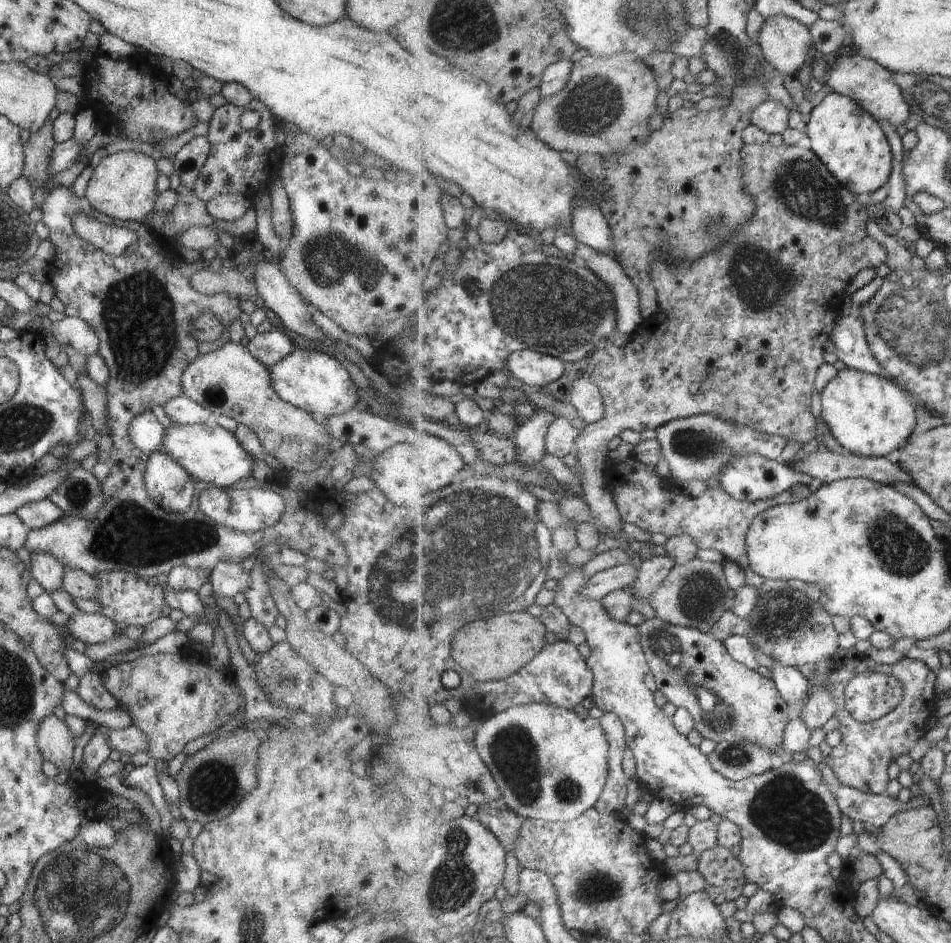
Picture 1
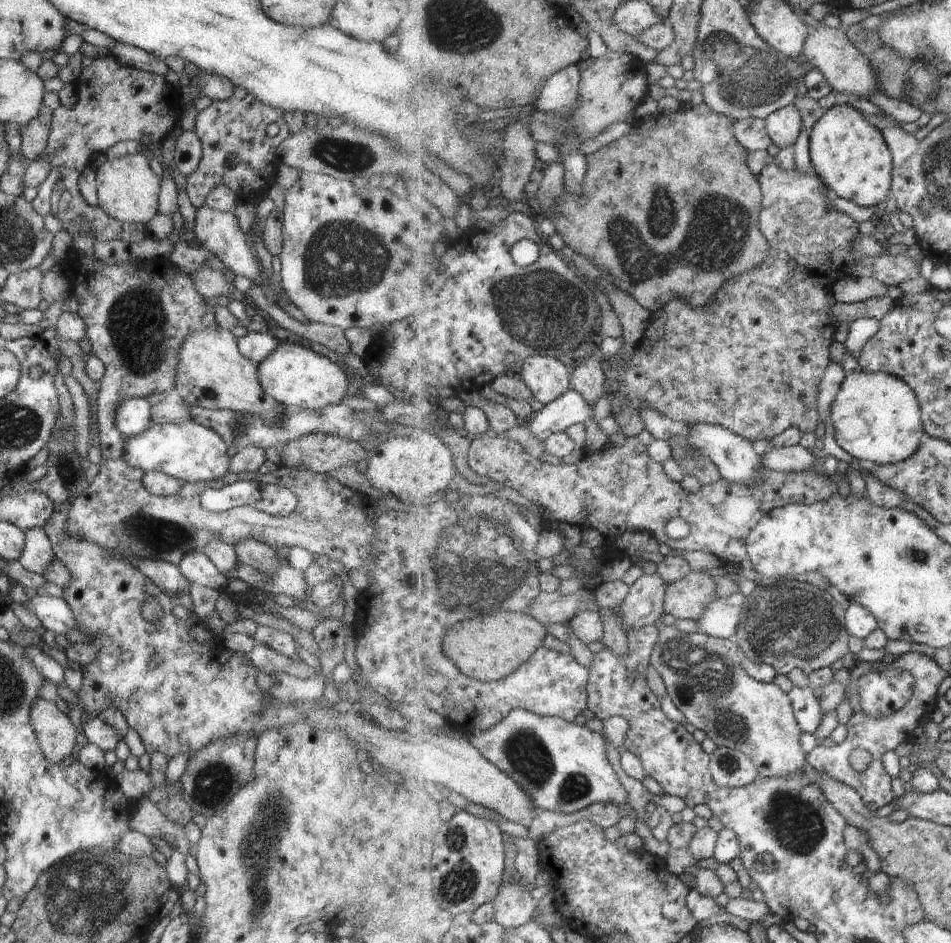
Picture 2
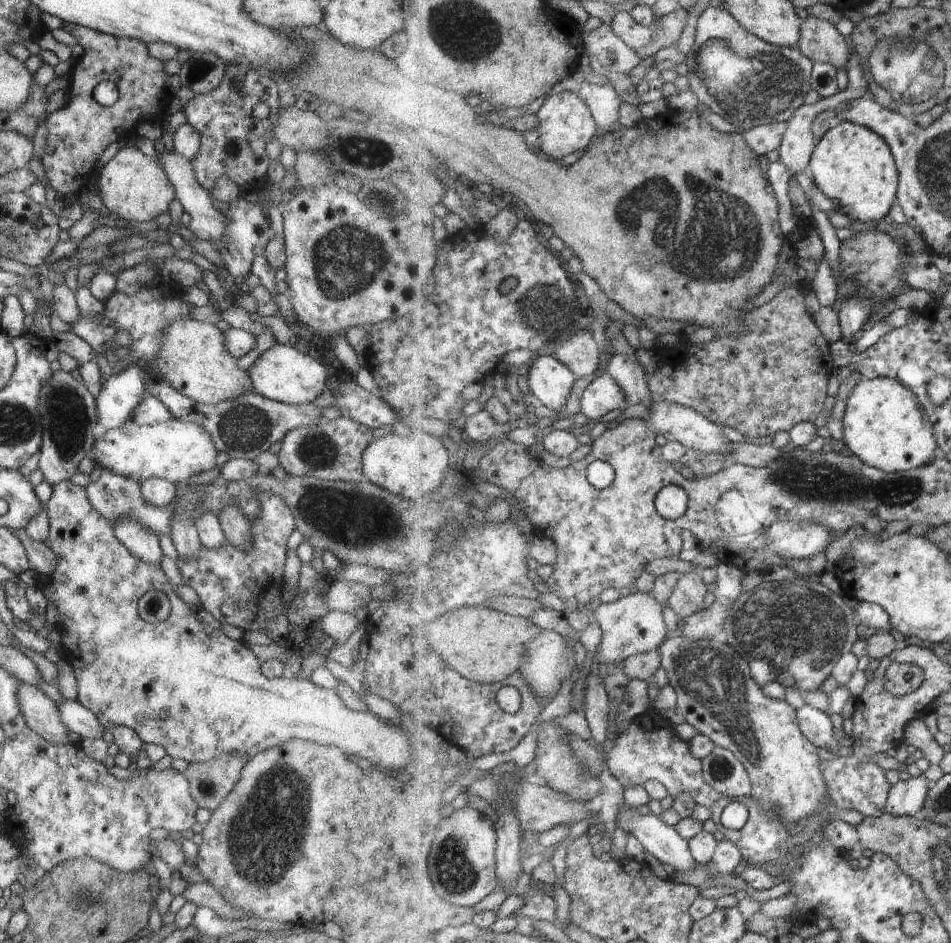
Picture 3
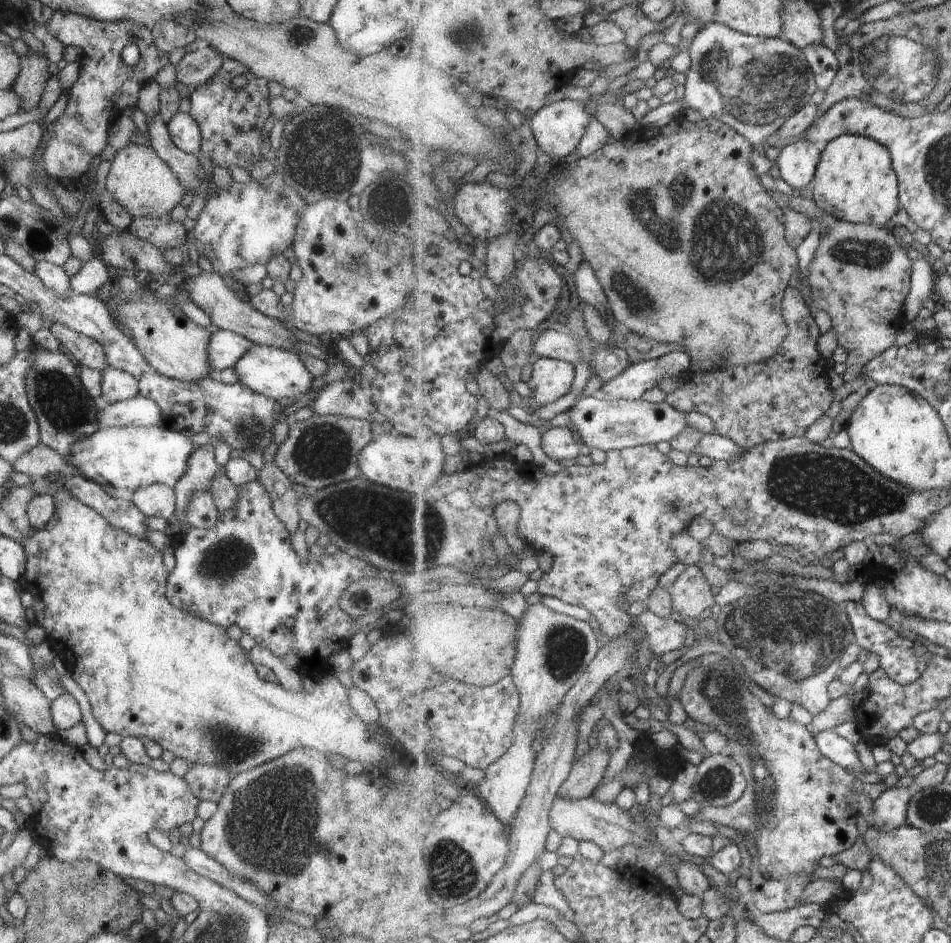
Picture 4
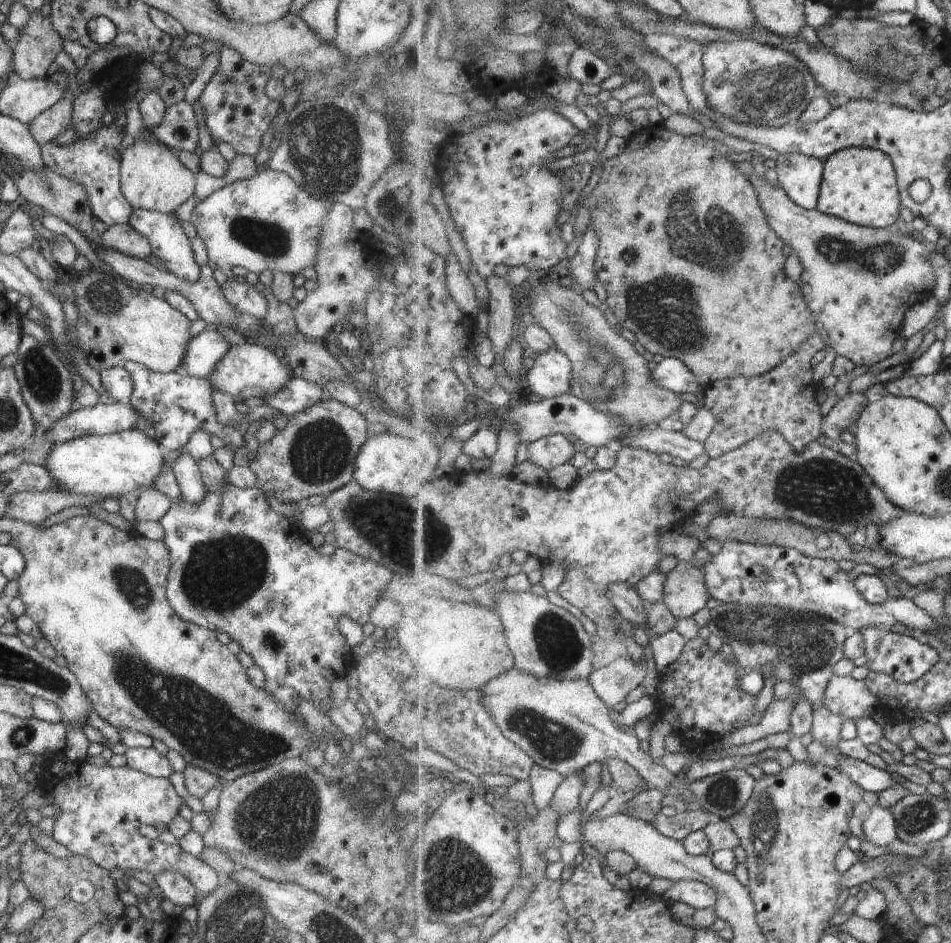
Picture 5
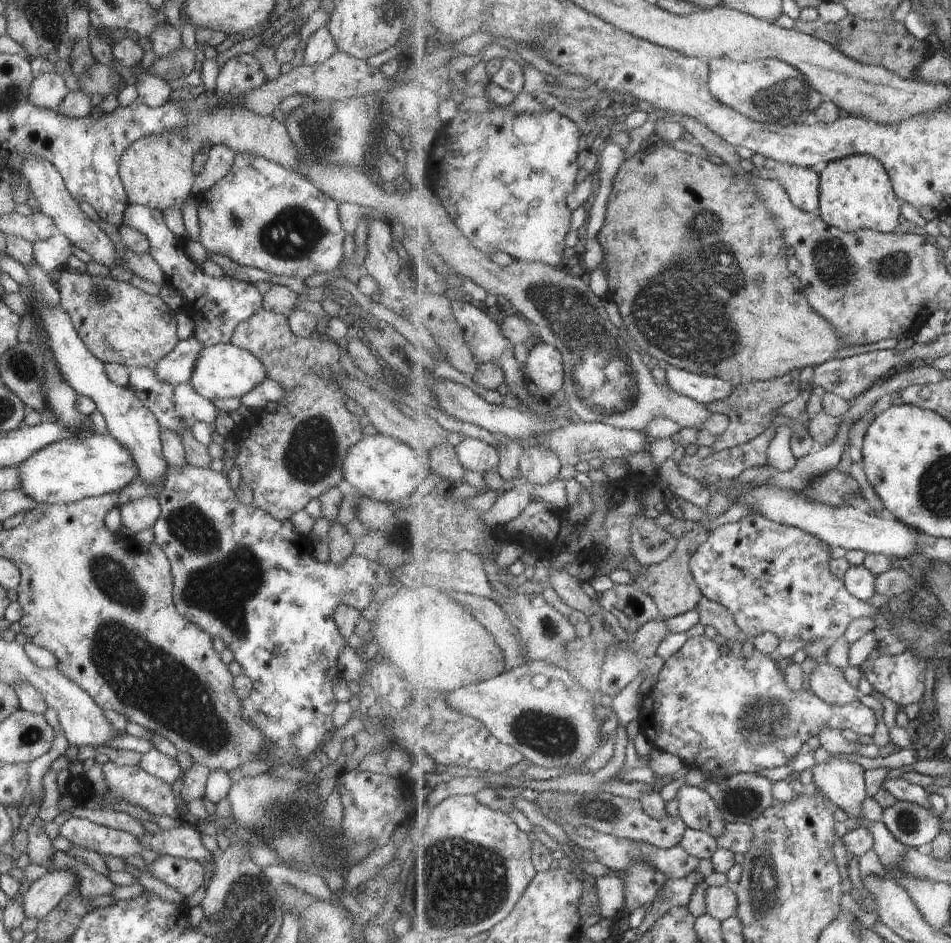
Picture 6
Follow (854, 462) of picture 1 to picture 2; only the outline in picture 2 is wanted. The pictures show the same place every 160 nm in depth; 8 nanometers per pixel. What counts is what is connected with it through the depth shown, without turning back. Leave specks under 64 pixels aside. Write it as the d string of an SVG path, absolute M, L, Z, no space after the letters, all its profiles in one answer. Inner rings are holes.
M801 445L775 447L761 455L762 464L768 469L790 473L808 471L814 468L815 454Z

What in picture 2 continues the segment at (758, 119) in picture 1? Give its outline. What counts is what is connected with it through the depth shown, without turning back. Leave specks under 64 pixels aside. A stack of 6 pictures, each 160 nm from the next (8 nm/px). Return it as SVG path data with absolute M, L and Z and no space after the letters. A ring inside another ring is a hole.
M794 104L772 112L765 122L769 136L780 150L792 147L799 140L799 134L803 130L801 111Z

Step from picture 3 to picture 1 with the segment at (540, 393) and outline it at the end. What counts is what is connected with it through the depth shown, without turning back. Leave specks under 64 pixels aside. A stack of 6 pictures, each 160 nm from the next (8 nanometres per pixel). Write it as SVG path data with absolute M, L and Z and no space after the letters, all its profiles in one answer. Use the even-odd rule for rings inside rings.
M515 351L507 361L510 372L523 383L540 389L565 374L564 360L537 351Z

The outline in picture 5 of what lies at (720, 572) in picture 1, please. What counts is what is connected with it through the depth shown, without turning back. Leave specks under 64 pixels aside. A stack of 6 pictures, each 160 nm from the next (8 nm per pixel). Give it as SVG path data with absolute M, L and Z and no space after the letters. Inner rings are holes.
M679 562L664 581L663 602L679 619L695 616L711 597L701 567L695 562Z

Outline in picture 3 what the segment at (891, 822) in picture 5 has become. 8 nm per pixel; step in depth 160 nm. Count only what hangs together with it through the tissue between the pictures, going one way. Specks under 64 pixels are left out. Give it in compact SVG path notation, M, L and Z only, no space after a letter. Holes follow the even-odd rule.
M923 775L898 781L887 794L885 813L895 817L918 816L925 806L931 784Z

